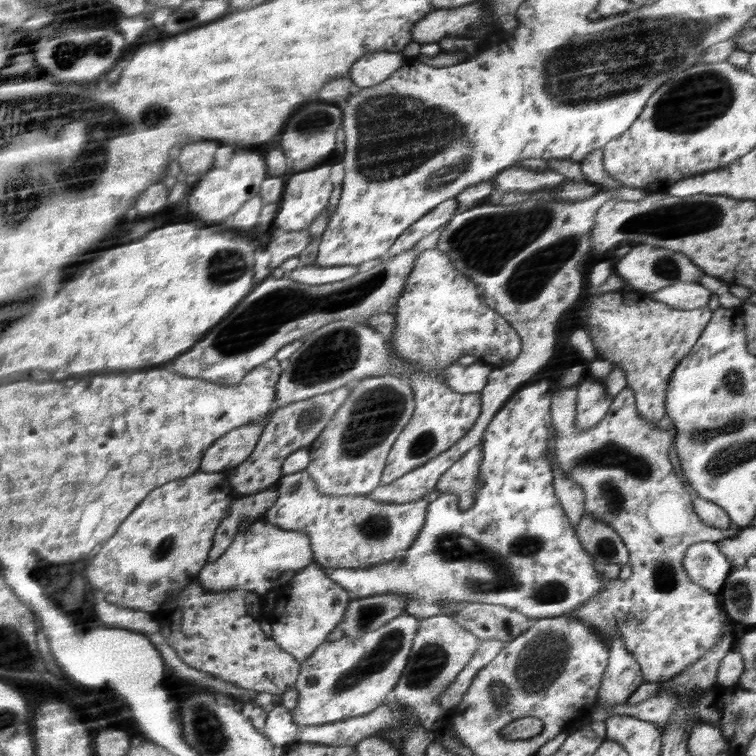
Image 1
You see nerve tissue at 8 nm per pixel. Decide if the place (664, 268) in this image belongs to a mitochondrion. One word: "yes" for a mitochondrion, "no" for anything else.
yes

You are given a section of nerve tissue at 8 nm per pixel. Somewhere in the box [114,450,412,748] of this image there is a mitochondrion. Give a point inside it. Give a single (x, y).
(391, 645)

